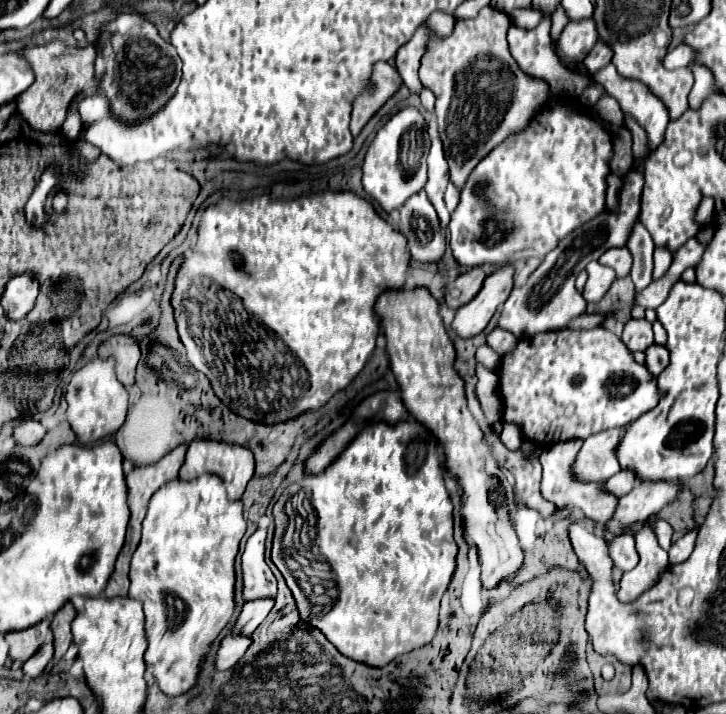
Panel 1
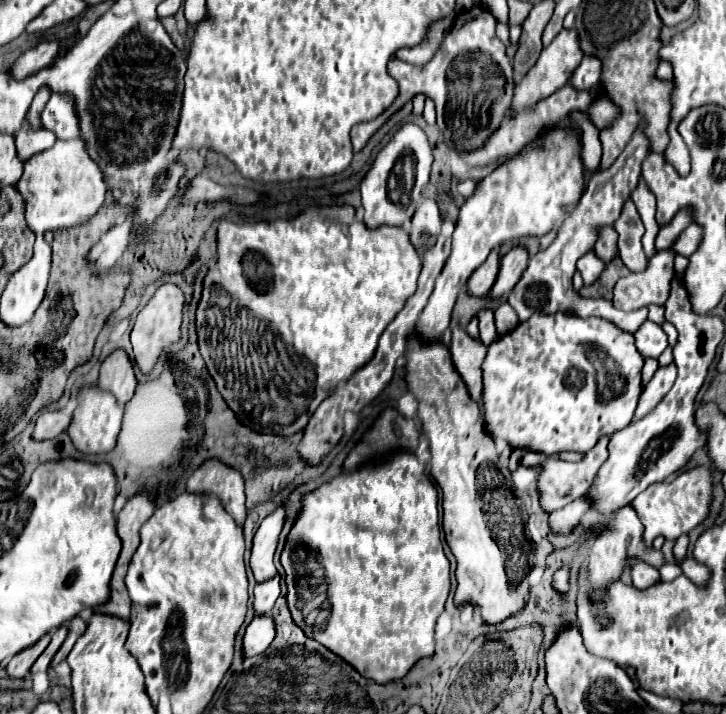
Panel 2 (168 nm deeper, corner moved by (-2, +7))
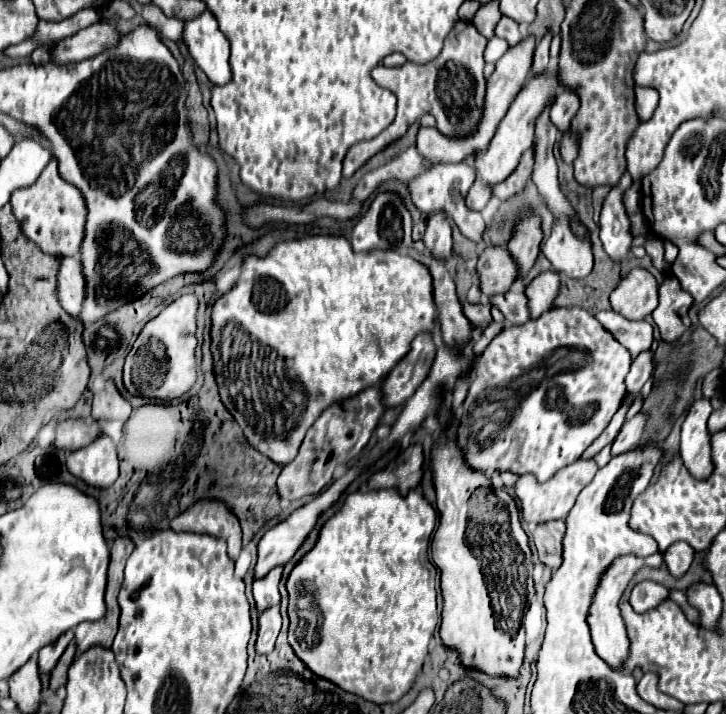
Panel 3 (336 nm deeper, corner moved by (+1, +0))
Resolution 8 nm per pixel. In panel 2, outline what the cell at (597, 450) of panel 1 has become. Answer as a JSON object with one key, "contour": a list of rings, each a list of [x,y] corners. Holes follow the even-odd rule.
{"contour":[[[602,437],[598,441],[596,447],[592,447],[582,461],[578,463],[570,463],[570,461],[562,461],[562,459],[546,459],[542,461],[542,469],[538,473],[538,495],[540,495],[540,507],[550,513],[554,509],[566,507],[568,503],[572,503],[574,499],[584,495],[584,489],[588,489],[588,485],[592,485],[592,477],[596,477],[598,469],[602,467],[602,463],[608,459],[608,437]]]}

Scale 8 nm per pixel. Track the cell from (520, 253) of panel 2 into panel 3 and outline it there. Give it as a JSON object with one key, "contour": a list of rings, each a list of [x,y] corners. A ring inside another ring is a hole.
{"contour":[[[525,216],[517,228],[515,228],[515,234],[507,246],[513,262],[517,264],[517,272],[519,272],[519,278],[523,278],[531,266],[535,264],[537,260],[537,254],[539,254],[539,246],[541,246],[541,240],[543,240],[543,232],[541,232],[541,222],[537,216]]]}

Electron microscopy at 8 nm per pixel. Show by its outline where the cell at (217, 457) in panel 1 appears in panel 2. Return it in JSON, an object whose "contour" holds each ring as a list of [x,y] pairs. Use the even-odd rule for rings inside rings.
{"contour":[[[216,459],[206,461],[196,469],[186,485],[188,493],[216,495],[222,507],[234,517],[236,525],[244,525],[246,521],[246,505],[244,505],[244,479],[238,469],[232,469]]]}

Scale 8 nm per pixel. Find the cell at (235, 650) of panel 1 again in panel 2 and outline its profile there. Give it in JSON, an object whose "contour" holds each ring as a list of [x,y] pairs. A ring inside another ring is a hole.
{"contour":[[[270,613],[256,615],[244,633],[244,641],[242,641],[244,655],[252,657],[258,653],[264,653],[268,649],[268,645],[274,641],[274,637],[276,637],[274,617]]]}

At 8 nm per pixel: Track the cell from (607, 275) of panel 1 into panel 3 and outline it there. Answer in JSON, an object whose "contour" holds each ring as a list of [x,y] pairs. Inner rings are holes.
{"contour":[[[567,220],[553,224],[551,236],[543,246],[543,254],[561,274],[581,280],[593,272],[593,252],[585,240],[579,240],[567,226]]]}

